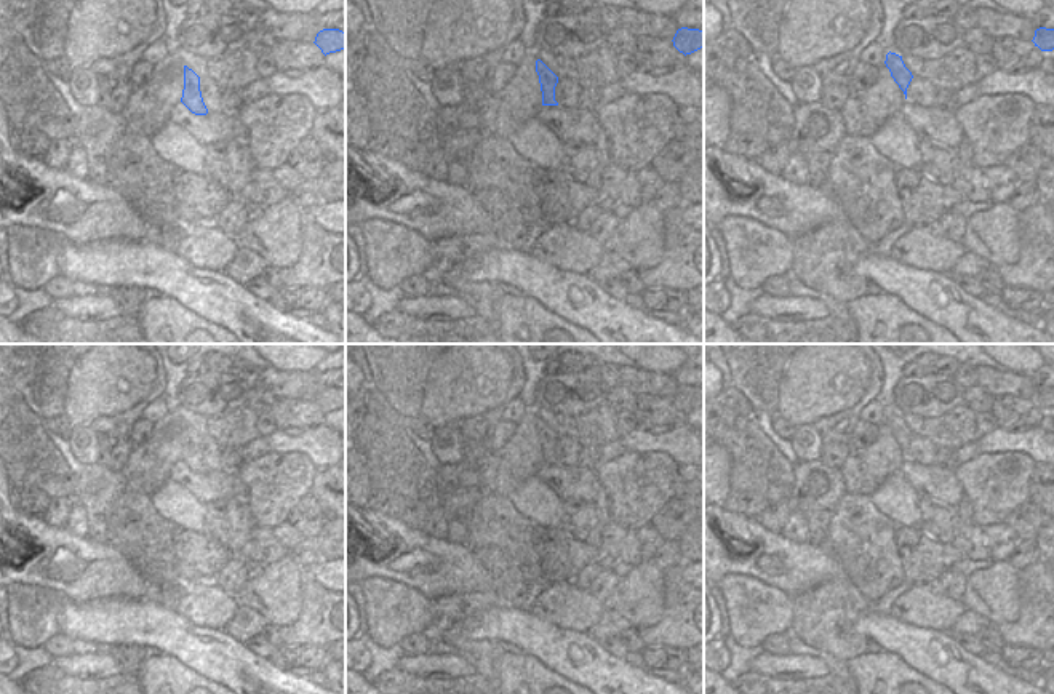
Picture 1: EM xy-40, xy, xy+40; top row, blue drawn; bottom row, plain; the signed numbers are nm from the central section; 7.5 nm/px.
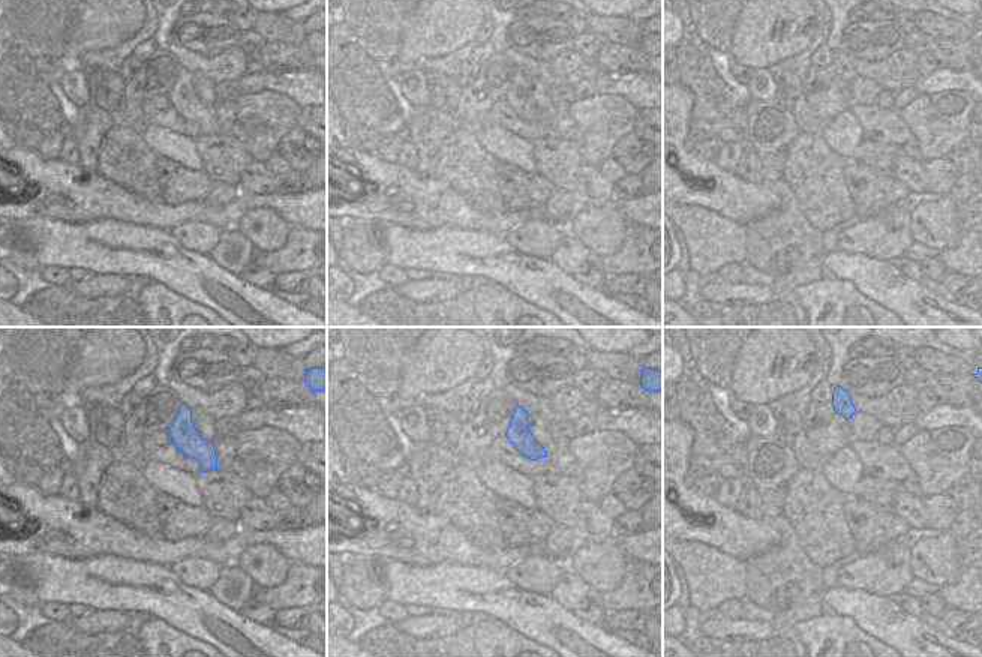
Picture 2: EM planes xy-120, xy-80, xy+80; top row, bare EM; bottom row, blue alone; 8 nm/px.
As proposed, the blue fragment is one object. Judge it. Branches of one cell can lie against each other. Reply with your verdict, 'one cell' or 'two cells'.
one cell

